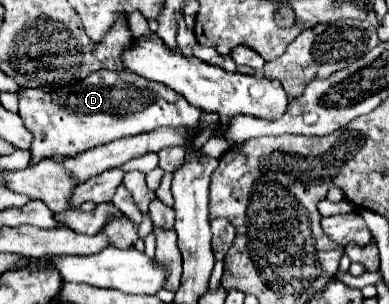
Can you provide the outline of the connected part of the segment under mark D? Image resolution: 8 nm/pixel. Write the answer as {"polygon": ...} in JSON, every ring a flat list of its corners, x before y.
{"polygon":[[95,71,87,79,57,89,19,89,19,117,33,133,31,157,41,161,51,155,77,155,89,147,105,145,119,137,131,137,159,127,187,127,199,121,201,109,161,83,141,79,131,71]]}

